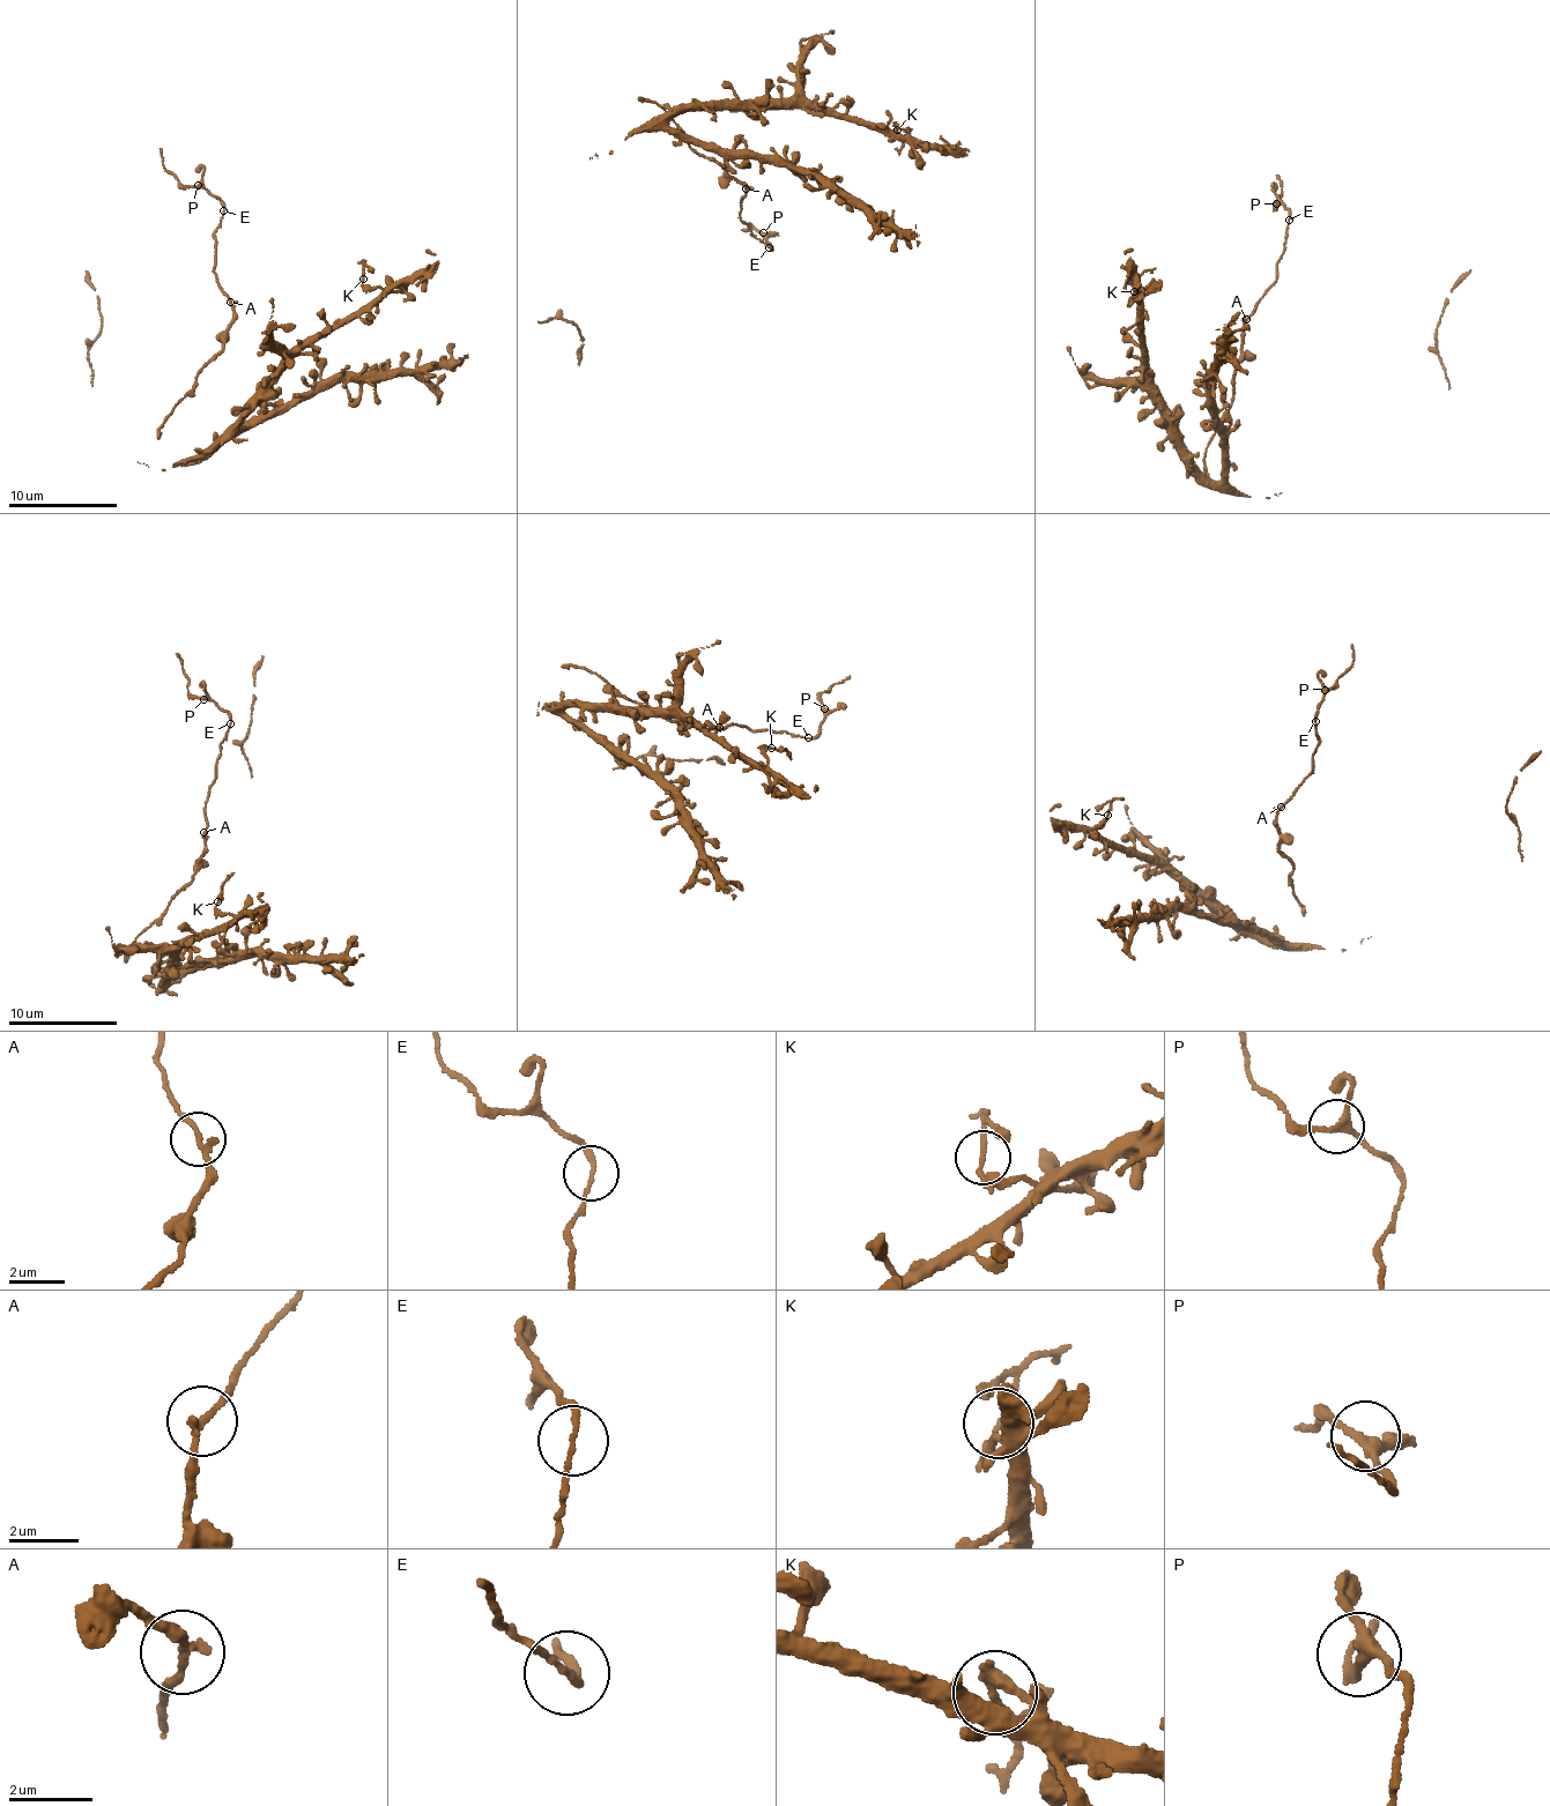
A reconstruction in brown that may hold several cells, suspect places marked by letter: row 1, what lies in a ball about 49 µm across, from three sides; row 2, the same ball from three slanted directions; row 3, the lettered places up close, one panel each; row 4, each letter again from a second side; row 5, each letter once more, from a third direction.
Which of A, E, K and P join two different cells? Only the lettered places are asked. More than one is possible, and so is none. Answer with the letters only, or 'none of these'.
none of these

